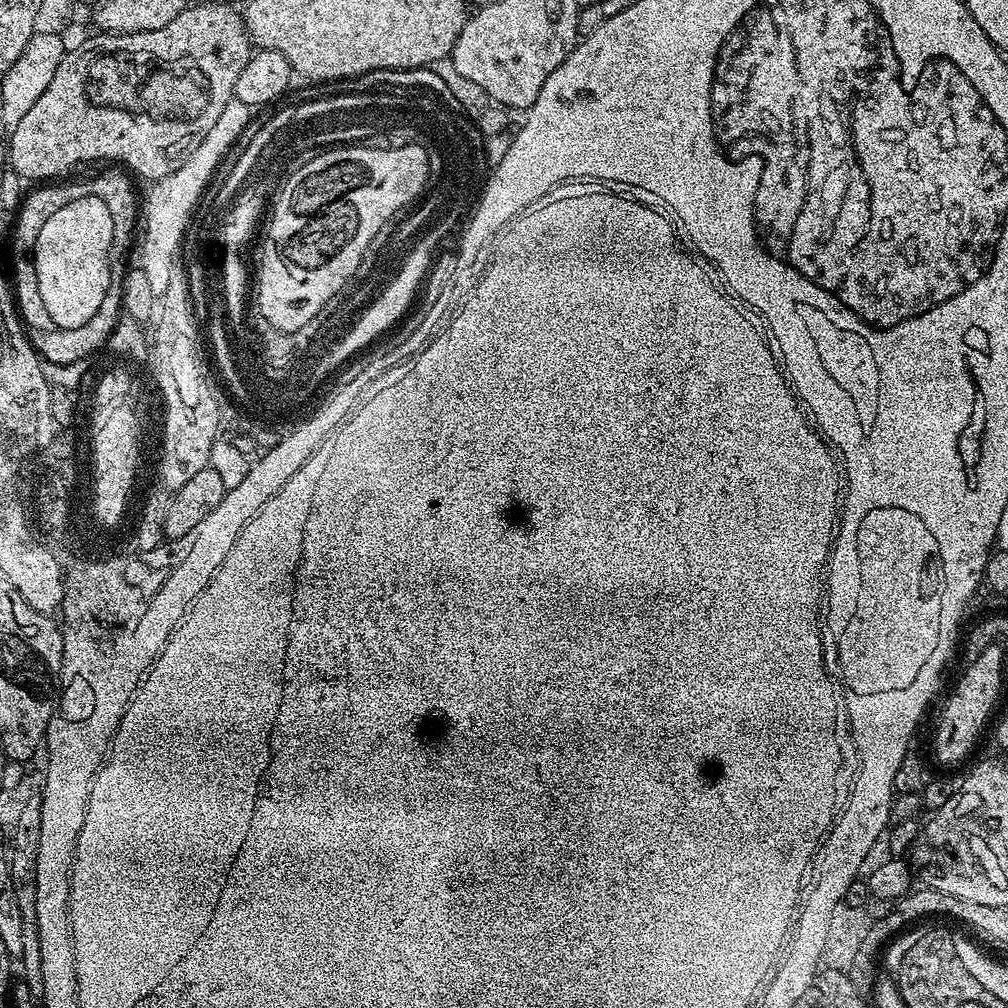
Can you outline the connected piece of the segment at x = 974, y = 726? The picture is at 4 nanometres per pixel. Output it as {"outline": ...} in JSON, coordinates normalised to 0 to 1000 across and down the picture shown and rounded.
{"outline":[[[984,643],[976,647],[968,659],[964,659],[964,667],[952,675],[952,683],[948,683],[948,690],[944,690],[944,698],[935,704],[933,715],[929,718],[929,754],[933,758],[952,758],[964,746],[972,725],[980,718],[988,697],[992,694],[992,682],[996,679],[998,657],[992,653],[992,647]]]}

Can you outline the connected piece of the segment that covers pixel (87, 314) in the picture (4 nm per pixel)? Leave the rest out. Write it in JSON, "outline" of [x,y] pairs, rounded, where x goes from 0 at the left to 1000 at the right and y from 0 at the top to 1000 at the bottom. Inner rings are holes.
{"outline":[[[82,194],[73,200],[65,200],[62,208],[54,208],[46,216],[42,228],[38,231],[38,240],[34,247],[36,271],[38,272],[38,292],[42,292],[42,304],[49,318],[58,325],[83,323],[97,311],[101,296],[109,284],[109,274],[113,266],[108,261],[107,249],[113,236],[113,216],[109,216],[109,207],[101,196]]]}

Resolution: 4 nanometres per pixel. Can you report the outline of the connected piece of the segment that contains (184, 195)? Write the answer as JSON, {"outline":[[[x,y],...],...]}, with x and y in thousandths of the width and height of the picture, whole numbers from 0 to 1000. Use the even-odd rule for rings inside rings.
{"outline":[[[195,145],[192,150],[183,159],[177,169],[173,169],[165,177],[154,180],[147,190],[147,195],[141,198],[141,233],[137,238],[137,250],[139,246],[139,257],[137,264],[140,268],[147,266],[144,270],[145,276],[152,283],[157,280],[168,278],[173,264],[181,262],[181,247],[188,223],[191,221],[190,209],[194,201],[199,201],[198,193],[210,175],[214,166],[218,167],[220,160],[227,152],[223,147],[202,147]]]}

